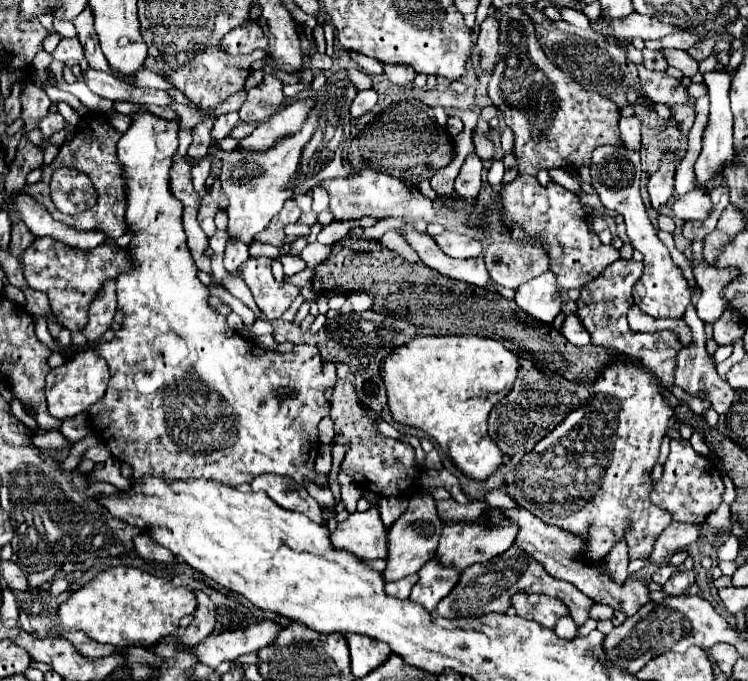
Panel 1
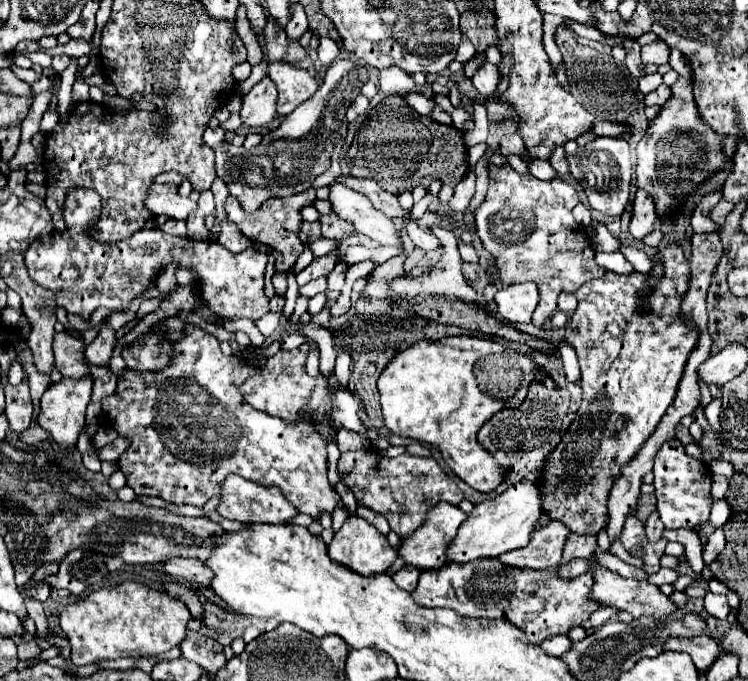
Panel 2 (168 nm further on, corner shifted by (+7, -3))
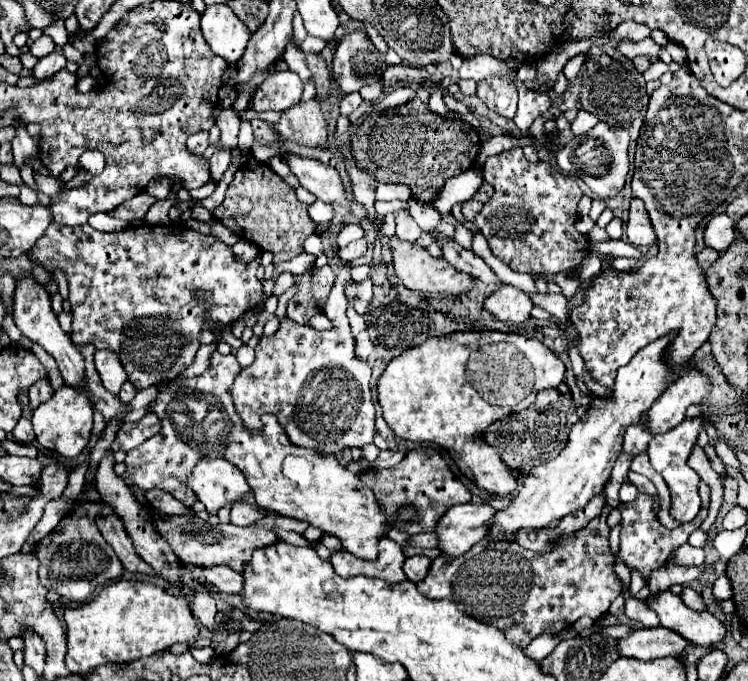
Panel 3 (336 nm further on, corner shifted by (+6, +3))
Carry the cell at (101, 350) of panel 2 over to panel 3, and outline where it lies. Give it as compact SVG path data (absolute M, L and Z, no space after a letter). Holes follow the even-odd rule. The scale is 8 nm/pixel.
M102 349L102 351L96 351L94 359L96 359L96 369L98 369L98 375L102 379L102 385L110 393L118 395L122 385L124 385L124 381L126 381L126 371L122 369L118 357L112 351Z

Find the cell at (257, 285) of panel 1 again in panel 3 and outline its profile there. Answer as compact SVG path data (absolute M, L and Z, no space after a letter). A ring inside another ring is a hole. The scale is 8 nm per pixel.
M50 223L42 239L30 251L30 261L42 263L48 271L56 267L66 271L72 291L72 343L92 343L96 349L110 349L118 355L128 373L128 381L136 389L168 383L194 363L200 347L200 331L214 331L218 325L236 321L262 299L262 283L256 277L258 259L252 263L236 263L232 249L216 241L212 235L202 235L178 225L140 225L116 233L96 231L90 225L66 227Z

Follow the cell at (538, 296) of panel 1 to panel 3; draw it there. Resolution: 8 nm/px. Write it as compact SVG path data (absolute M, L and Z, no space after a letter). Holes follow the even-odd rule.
M502 285L484 301L484 309L498 321L516 325L528 321L532 311L532 301L524 291L512 285Z

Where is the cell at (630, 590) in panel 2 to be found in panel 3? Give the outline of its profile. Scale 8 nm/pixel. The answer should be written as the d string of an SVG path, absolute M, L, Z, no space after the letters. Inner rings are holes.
M664 591L658 597L650 597L648 607L658 613L662 627L682 635L694 645L712 647L726 637L726 627L720 619L708 611L698 613L688 609L682 599L670 591Z

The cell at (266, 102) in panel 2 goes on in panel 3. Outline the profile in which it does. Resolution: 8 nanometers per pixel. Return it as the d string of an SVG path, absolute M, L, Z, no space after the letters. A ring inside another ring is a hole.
M282 71L270 75L254 97L254 111L286 111L300 103L304 91L302 79L294 71Z

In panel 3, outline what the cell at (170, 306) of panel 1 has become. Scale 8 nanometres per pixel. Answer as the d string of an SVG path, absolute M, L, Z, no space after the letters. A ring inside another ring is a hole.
M216 351L210 361L212 365L202 377L180 379L160 387L160 395L150 411L162 419L162 431L126 455L126 475L136 487L144 491L168 491L188 507L196 501L196 495L186 487L186 479L196 461L202 457L222 457L246 475L258 505L306 521L322 529L324 535L338 537L344 551L366 561L378 557L378 541L386 537L394 521L408 523L416 519L416 507L412 505L400 507L396 517L386 517L372 491L358 475L346 471L346 467L332 455L324 457L314 449L292 445L276 417L264 415L262 431L246 431L228 393L234 377L240 373L236 357L220 355ZM178 413L190 413L194 423L182 425Z

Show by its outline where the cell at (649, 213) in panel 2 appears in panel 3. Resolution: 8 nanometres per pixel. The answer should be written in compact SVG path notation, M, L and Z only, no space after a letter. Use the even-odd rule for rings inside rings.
M632 199L630 203L630 219L626 225L626 235L634 247L650 247L656 243L656 233L640 199Z

